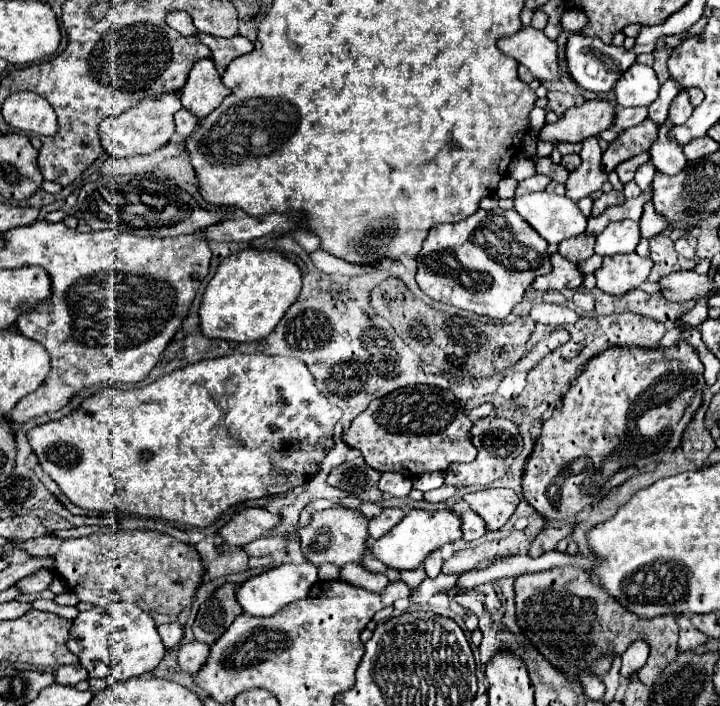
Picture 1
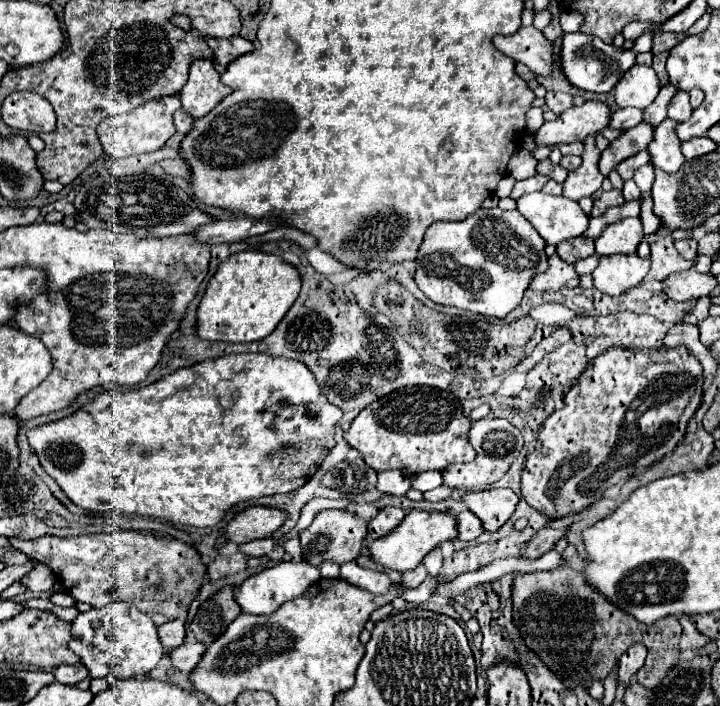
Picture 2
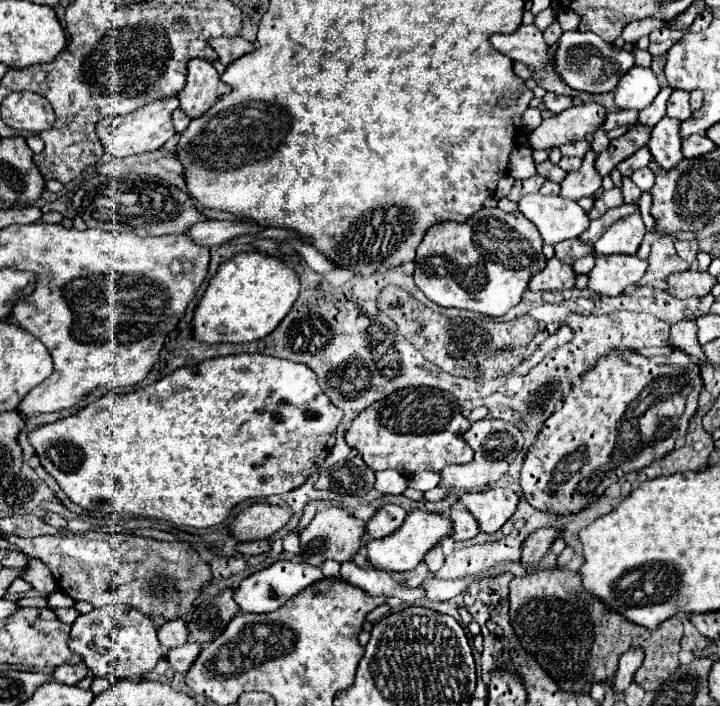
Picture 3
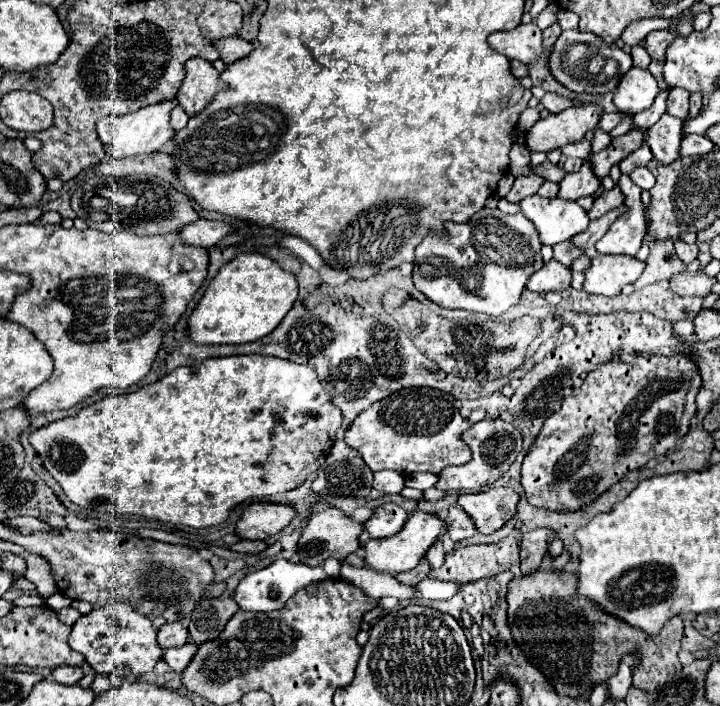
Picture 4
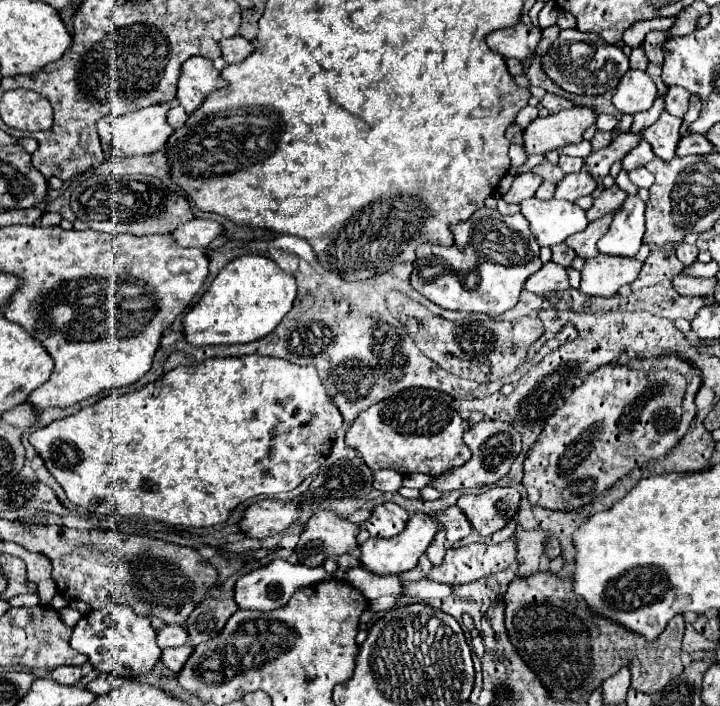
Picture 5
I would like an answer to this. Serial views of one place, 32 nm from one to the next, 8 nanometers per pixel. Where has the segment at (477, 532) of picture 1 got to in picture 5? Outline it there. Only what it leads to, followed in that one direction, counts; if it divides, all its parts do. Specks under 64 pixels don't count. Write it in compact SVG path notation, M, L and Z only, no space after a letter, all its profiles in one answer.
M450 506L444 514L438 516L438 520L442 522L444 530L446 530L446 538L450 542L458 542L466 536L472 534L472 526L470 526L470 520L464 516L464 512L456 506Z

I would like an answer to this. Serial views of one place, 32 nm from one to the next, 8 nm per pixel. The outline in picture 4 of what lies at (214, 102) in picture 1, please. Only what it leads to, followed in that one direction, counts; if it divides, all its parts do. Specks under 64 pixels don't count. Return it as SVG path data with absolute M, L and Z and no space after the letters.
M192 58L186 62L186 78L176 98L188 116L196 116L212 102L218 92L226 88L228 86L220 80L220 74L212 62Z

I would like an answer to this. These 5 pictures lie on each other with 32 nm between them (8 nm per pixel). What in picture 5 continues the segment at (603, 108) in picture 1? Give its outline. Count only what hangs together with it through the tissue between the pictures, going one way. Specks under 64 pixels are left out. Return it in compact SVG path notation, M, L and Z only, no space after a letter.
M572 106L546 118L536 118L524 130L526 154L546 154L566 144L580 142L586 128L596 124L596 118L598 112L590 106Z

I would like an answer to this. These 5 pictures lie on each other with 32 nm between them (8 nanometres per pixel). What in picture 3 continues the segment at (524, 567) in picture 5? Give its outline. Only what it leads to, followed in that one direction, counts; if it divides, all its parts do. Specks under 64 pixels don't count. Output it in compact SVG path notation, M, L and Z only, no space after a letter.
M540 528L528 536L522 548L522 562L524 564L536 564L552 546L552 542L560 536L558 528Z

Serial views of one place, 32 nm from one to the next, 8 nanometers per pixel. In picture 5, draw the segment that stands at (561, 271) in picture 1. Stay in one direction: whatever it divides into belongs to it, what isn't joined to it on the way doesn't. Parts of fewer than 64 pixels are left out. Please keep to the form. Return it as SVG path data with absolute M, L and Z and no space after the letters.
M548 262L528 278L524 288L534 294L548 294L548 292L566 290L566 288L570 288L568 270L556 262Z

